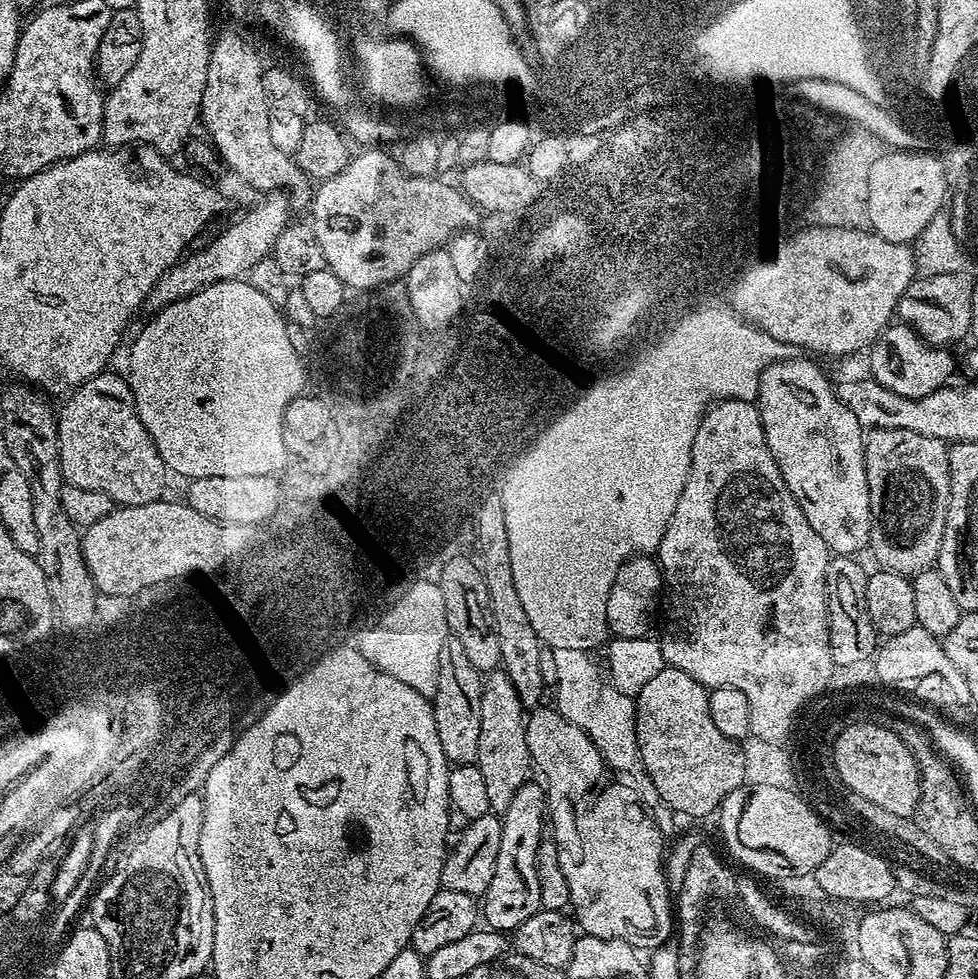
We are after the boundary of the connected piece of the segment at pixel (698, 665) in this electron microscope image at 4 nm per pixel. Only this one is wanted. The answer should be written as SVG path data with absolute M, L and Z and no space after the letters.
M721 400L713 403L700 419L698 430L694 434L686 486L682 486L682 498L678 498L678 506L674 506L674 514L666 526L666 534L662 534L662 542L658 549L662 584L667 591L668 588L672 591L672 620L665 622L664 633L659 633L658 636L665 665L682 670L682 674L690 674L694 682L709 690L742 690L742 694L746 694L746 702L750 702L751 722L754 723L756 732L769 736L772 740L784 736L792 714L797 710L802 692L809 691L816 682L828 677L828 666L832 660L826 586L829 559L826 542L822 542L814 526L806 522L806 514L798 506L794 494L790 494L786 482L780 477L774 458L764 444L764 427L760 421L759 407L751 400Z

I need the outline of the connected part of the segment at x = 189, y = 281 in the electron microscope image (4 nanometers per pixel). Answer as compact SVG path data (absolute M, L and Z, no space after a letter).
M283 191L267 193L245 216L240 216L229 228L224 228L205 248L189 251L187 255L169 266L156 283L152 293L146 301L147 307L152 310L165 308L168 304L178 302L214 282L223 280L239 280L251 272L252 267L260 260L269 259L273 255L273 248L278 236L290 223L288 208L290 200Z

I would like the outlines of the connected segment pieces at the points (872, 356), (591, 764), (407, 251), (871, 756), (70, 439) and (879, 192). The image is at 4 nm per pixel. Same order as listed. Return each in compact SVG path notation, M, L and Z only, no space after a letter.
M889 323L872 341L867 353L868 364L872 367L871 379L886 386L886 390L894 390L894 394L902 394L902 398L921 400L926 394L936 392L951 381L948 379L956 368L956 360L948 351L947 347L928 344L908 323Z
M539 706L525 719L526 746L530 749L533 765L544 776L544 788L553 801L561 802L570 796L585 801L591 795L592 785L605 764L601 752L589 735L578 728L553 707Z
M364 150L361 156L353 155L346 170L334 178L323 181L310 200L310 223L325 255L328 269L349 289L379 288L401 279L414 266L422 254L443 249L457 233L465 231L476 220L476 208L459 187L451 188L440 178L410 176L400 166L395 155L387 156L382 150Z
M891 727L878 734L877 728L852 728L852 733L846 734L841 744L836 747L838 774L844 776L848 784L852 784L855 793L877 806L882 806L888 813L915 817L918 798L920 797L920 775L918 764L914 762L914 756L894 733Z
M105 370L79 384L58 408L60 472L65 485L98 490L110 497L113 505L142 506L165 495L166 469L162 454L138 418L132 387L121 373L112 371Z
M885 151L876 162L869 174L869 196L867 205L867 223L871 231L884 240L908 244L915 241L929 225L930 220L945 207L946 197L949 195L950 183L946 175L946 168L939 164L929 153L919 151Z

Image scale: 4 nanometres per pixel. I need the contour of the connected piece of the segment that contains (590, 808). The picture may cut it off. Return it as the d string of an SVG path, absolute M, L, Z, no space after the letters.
M626 784L618 792L591 795L581 806L579 830L584 843L584 859L578 866L571 866L565 872L570 887L570 908L577 927L588 936L607 940L626 941L637 950L648 952L658 949L671 939L674 932L674 902L668 887L664 857L665 849L658 842L651 842L637 822L632 802L641 801L635 785Z

